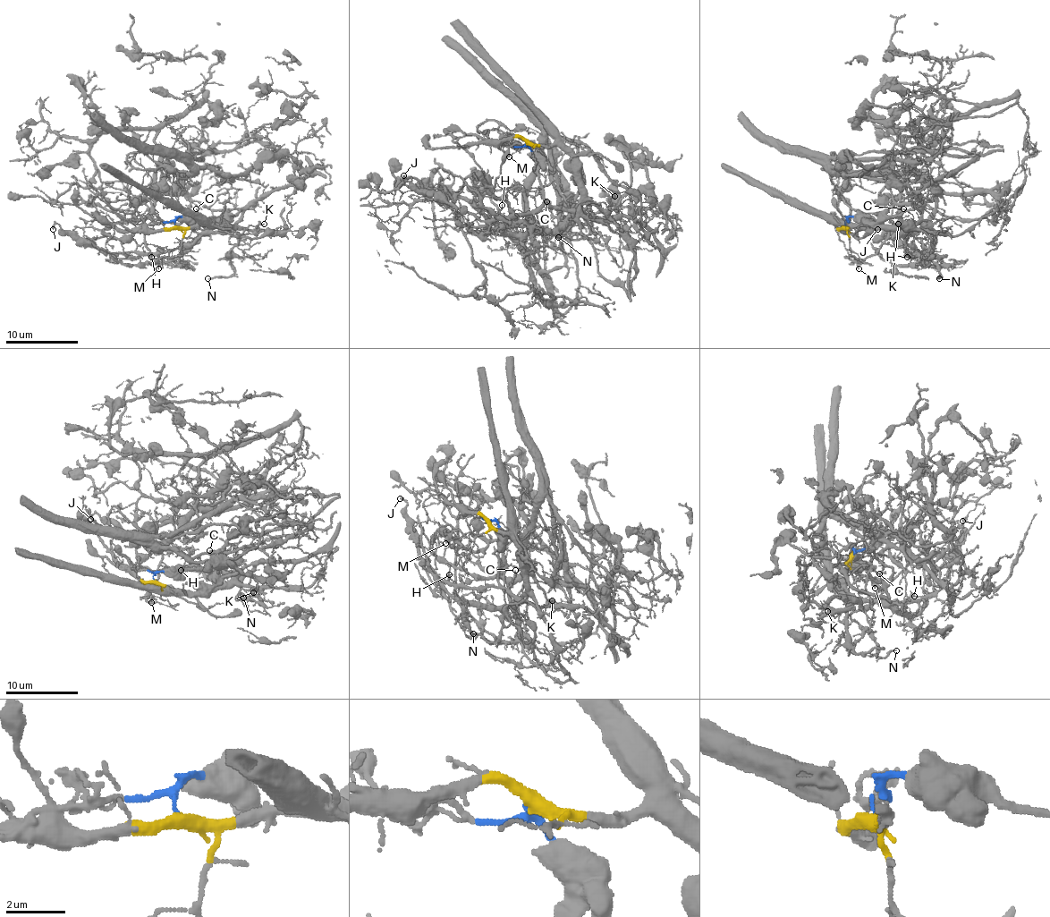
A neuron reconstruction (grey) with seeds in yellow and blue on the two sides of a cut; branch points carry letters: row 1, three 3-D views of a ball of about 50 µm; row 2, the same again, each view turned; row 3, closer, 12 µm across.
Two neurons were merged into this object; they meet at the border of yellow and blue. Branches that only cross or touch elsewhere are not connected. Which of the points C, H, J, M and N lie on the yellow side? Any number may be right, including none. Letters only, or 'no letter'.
M

